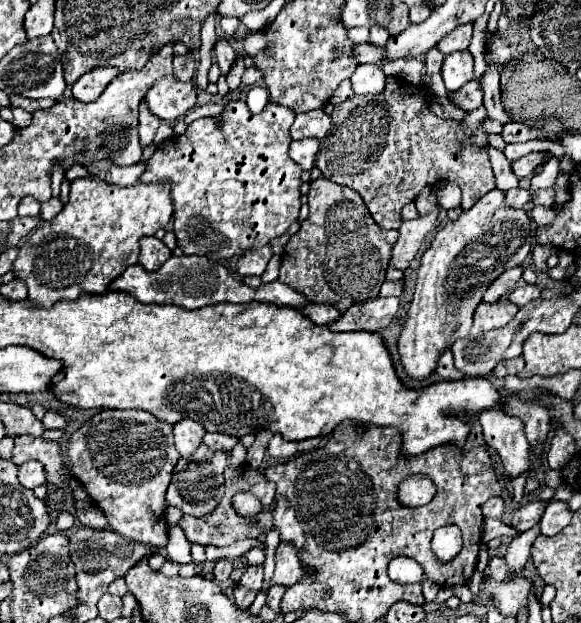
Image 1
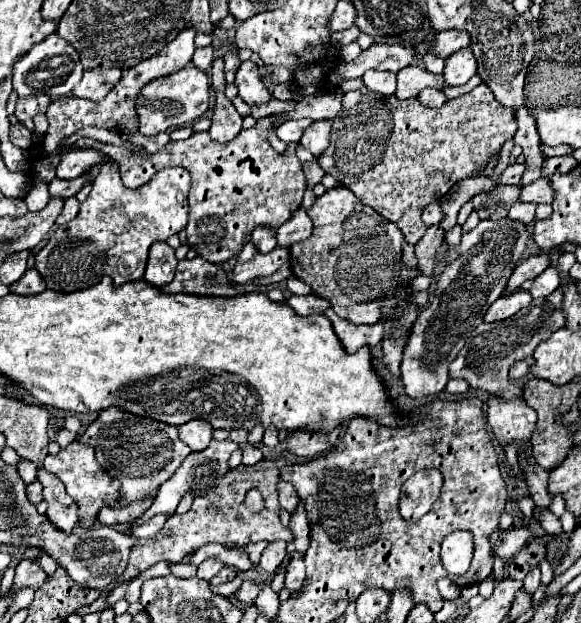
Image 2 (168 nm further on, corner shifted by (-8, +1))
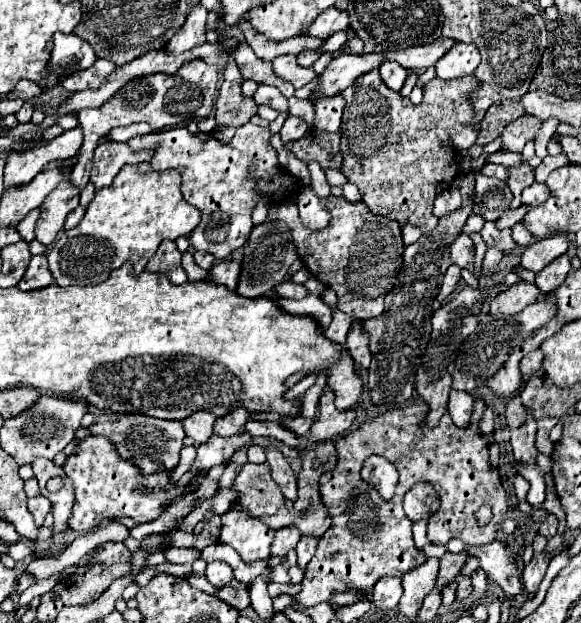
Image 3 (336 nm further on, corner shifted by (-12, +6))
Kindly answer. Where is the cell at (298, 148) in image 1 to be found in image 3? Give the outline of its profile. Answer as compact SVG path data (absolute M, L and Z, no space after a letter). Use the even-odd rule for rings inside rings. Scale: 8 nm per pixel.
M340 94L330 98L320 98L316 102L314 126L326 132L338 132L342 120L342 108L344 108L344 98Z

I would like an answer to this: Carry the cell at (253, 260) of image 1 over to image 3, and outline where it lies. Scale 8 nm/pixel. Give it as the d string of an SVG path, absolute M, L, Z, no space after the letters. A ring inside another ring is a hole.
M222 260L210 268L210 280L216 284L224 284L228 290L236 290L240 274L240 262Z

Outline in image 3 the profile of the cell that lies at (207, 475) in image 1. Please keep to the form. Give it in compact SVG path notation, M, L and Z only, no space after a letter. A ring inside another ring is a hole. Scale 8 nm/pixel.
M244 432L240 436L228 436L228 438L212 434L208 438L208 442L198 446L198 456L196 456L196 462L192 466L192 472L218 466L218 464L222 464L222 460L230 458L240 446L249 447L250 445L251 436L248 432Z

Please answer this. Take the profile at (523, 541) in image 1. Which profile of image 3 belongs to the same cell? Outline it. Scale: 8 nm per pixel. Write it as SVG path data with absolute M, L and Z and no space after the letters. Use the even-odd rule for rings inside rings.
M528 410L526 424L522 428L510 432L510 444L512 444L516 460L520 460L524 464L536 462L538 450L534 446L534 438L536 438L536 420L532 416L532 410Z

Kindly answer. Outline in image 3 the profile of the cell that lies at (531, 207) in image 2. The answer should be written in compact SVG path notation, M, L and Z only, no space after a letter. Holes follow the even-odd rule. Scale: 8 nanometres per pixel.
M516 224L516 226L512 226L512 238L514 238L514 242L518 244L518 246L526 246L526 244L530 244L532 242L532 234L524 228L524 224Z

